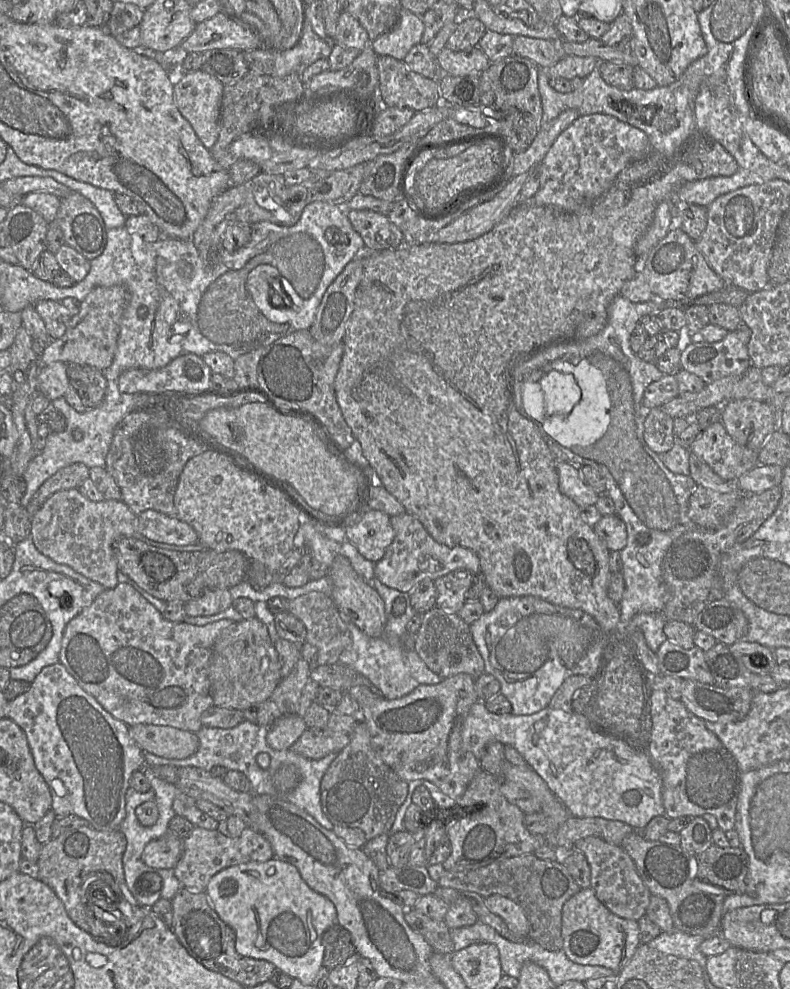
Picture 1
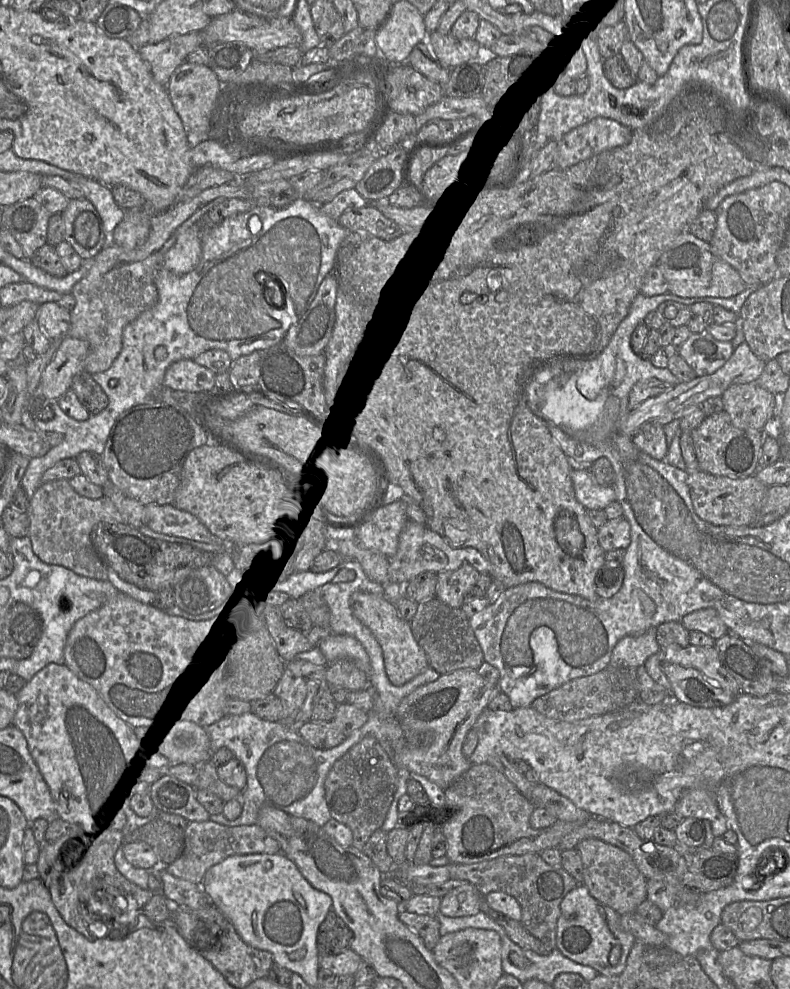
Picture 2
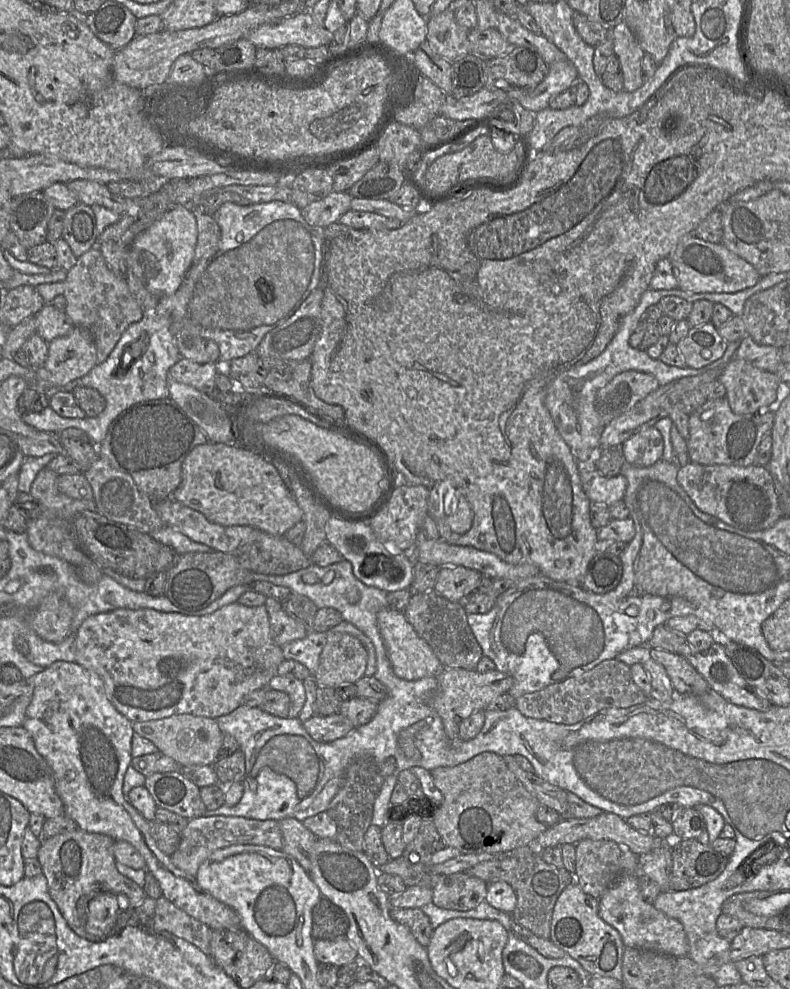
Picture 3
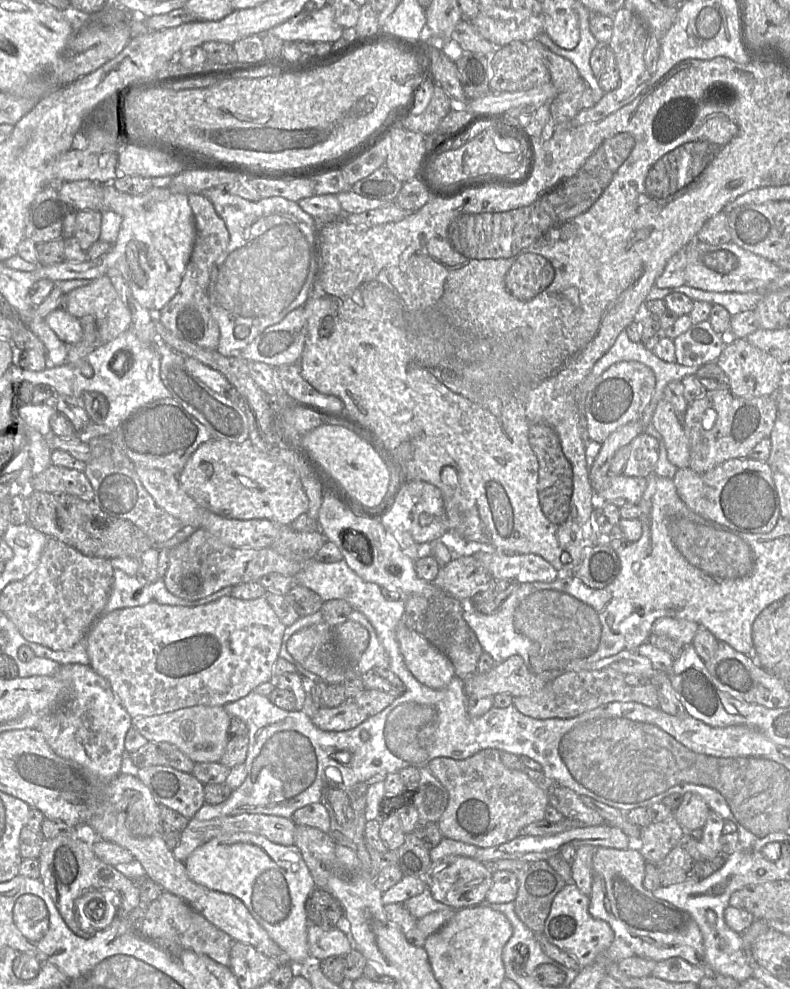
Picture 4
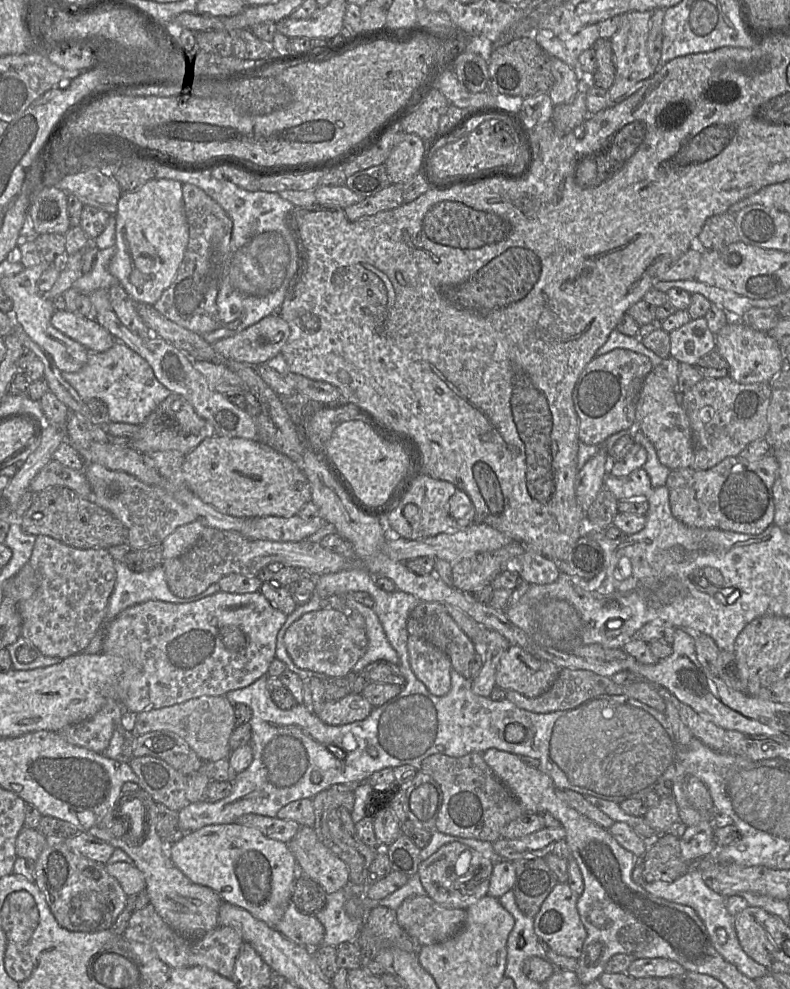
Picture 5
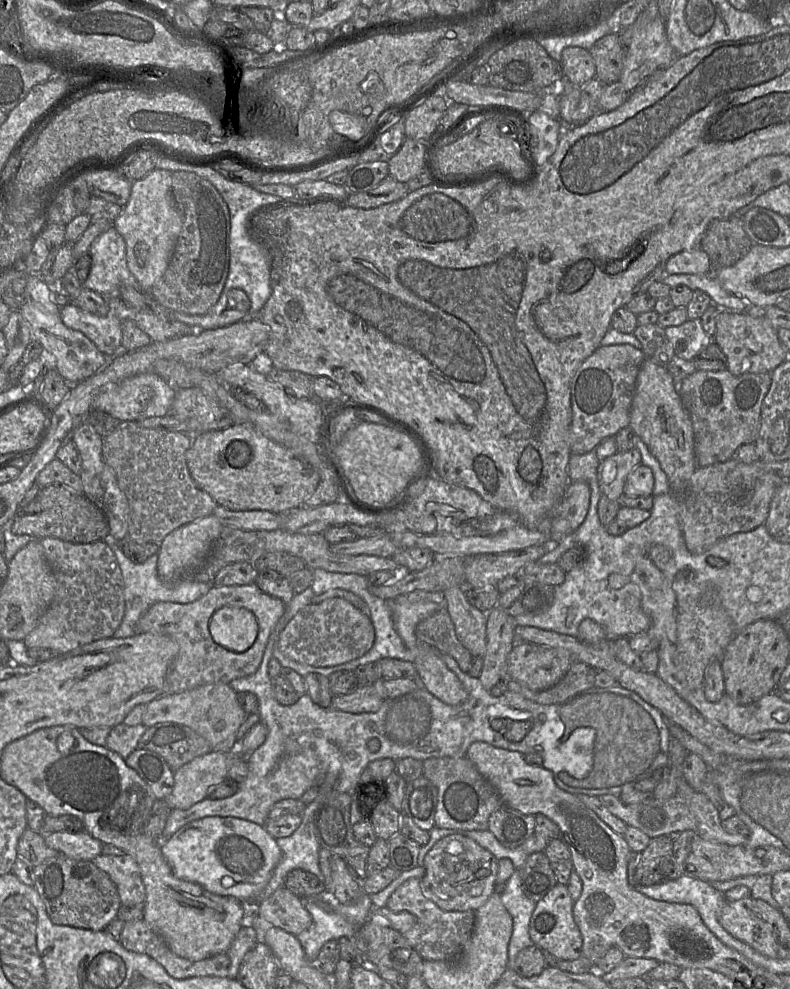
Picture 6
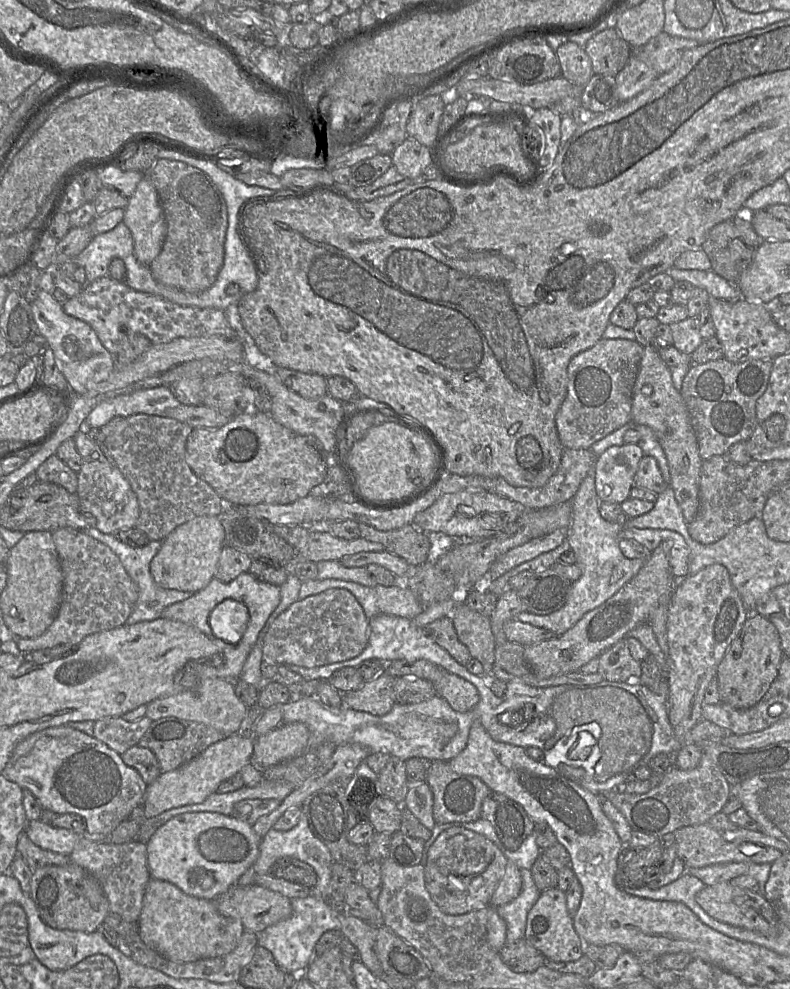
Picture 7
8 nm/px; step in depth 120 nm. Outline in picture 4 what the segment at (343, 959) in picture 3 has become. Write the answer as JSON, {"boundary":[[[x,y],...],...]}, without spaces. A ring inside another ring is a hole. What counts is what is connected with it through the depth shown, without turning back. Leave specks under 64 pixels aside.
{"boundary":[[[309,924],[307,934],[310,959],[315,962],[331,956],[345,957],[354,948],[343,928],[323,929]]]}

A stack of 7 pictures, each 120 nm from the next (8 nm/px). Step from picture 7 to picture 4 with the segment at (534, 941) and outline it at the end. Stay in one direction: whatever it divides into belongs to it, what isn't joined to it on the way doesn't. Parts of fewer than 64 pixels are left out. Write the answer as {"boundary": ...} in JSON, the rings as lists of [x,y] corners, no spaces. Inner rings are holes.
{"boundary":[[[575,883],[566,884],[554,897],[545,921],[543,935],[571,957],[580,968],[594,963],[598,955],[605,952],[614,940],[610,925],[594,918],[589,913],[589,896],[583,894]]]}

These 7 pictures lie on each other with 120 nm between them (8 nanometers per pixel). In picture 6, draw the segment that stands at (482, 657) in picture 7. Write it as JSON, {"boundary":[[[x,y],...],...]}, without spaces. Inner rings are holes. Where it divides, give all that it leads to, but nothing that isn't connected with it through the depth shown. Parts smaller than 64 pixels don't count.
{"boundary":[[[450,587],[443,593],[444,608],[454,623],[458,639],[473,657],[483,657],[487,648],[487,614],[468,601],[463,587]]]}

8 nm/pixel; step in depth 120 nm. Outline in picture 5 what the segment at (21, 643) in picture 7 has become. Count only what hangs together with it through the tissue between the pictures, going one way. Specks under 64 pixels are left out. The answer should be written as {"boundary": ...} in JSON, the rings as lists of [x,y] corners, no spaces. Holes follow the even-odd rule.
{"boundary":[[[39,535],[29,562],[5,584],[4,596],[15,601],[22,619],[21,636],[33,643],[42,655],[66,659],[83,652],[97,633],[105,633],[106,610],[115,579],[115,560],[108,549],[77,549]]]}

